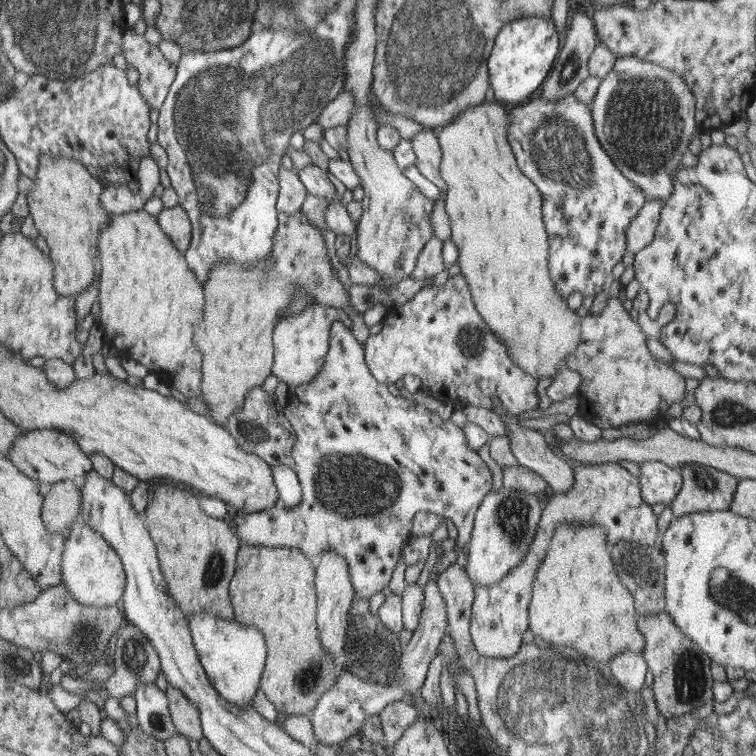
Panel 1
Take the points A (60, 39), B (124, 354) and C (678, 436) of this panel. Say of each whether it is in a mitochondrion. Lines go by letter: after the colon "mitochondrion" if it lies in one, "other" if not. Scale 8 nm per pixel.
A: mitochondrion
B: other
C: other

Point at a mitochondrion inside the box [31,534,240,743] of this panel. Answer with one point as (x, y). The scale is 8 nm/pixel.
(77, 635)

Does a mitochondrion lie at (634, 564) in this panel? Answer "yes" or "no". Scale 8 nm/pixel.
yes

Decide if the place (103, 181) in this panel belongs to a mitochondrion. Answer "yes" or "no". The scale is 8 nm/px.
no

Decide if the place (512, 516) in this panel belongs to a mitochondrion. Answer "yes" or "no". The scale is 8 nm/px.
yes

